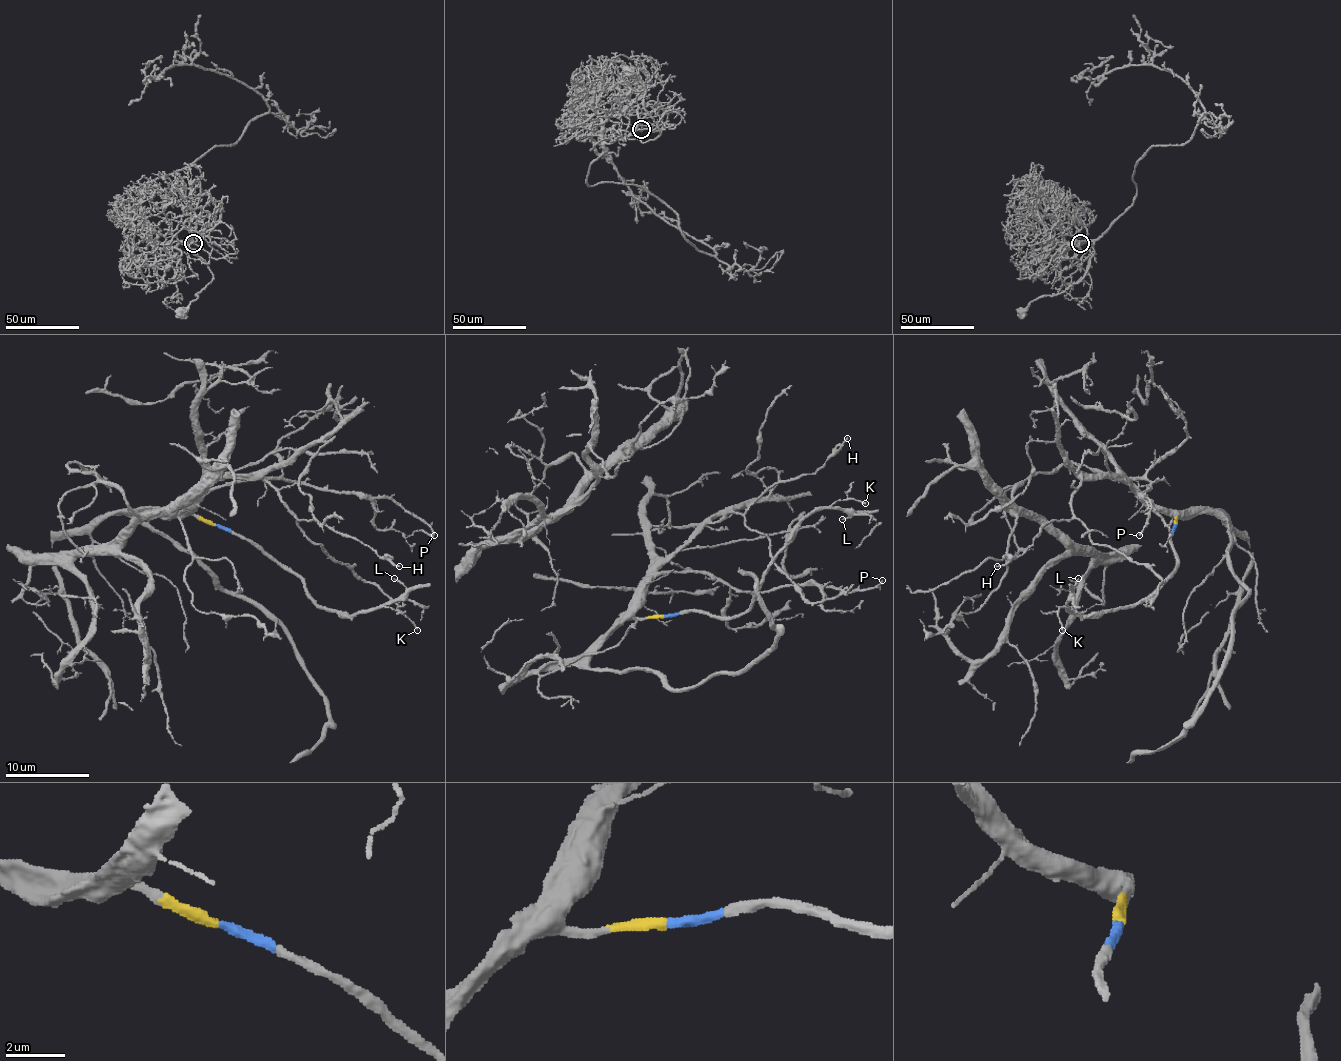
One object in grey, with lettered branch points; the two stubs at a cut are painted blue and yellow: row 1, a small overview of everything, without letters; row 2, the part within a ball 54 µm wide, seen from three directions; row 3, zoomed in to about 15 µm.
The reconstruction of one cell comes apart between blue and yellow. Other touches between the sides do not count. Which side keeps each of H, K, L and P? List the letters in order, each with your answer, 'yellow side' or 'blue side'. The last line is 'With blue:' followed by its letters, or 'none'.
H: yellow side
K: blue side
L: blue side
P: yellow side
With blue: K, L

